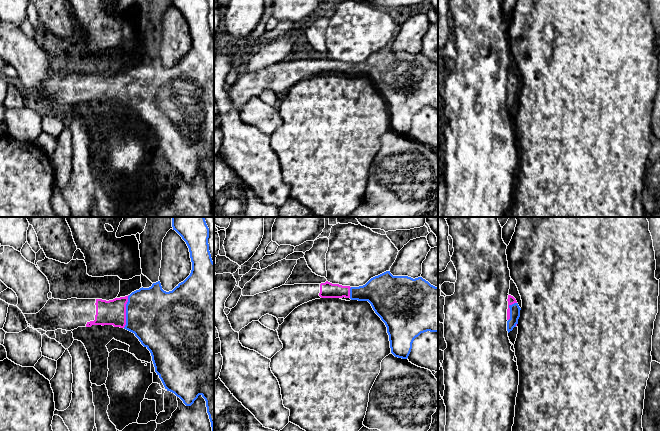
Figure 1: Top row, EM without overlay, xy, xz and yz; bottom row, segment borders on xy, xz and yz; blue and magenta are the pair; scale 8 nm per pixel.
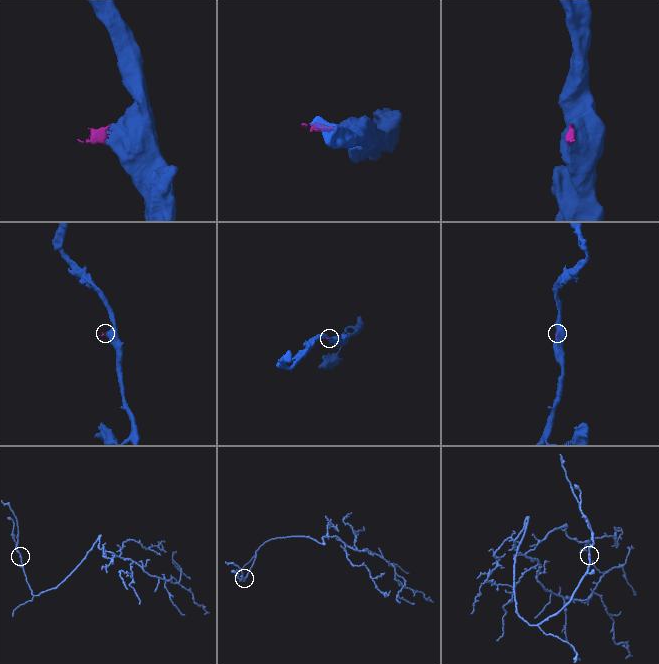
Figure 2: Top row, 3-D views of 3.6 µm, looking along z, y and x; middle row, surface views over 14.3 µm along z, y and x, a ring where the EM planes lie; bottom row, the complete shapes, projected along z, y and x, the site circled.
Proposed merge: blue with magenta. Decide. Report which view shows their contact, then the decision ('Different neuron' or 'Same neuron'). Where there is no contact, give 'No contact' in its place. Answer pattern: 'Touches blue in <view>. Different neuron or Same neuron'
Touches blue in xy. Same neuron

